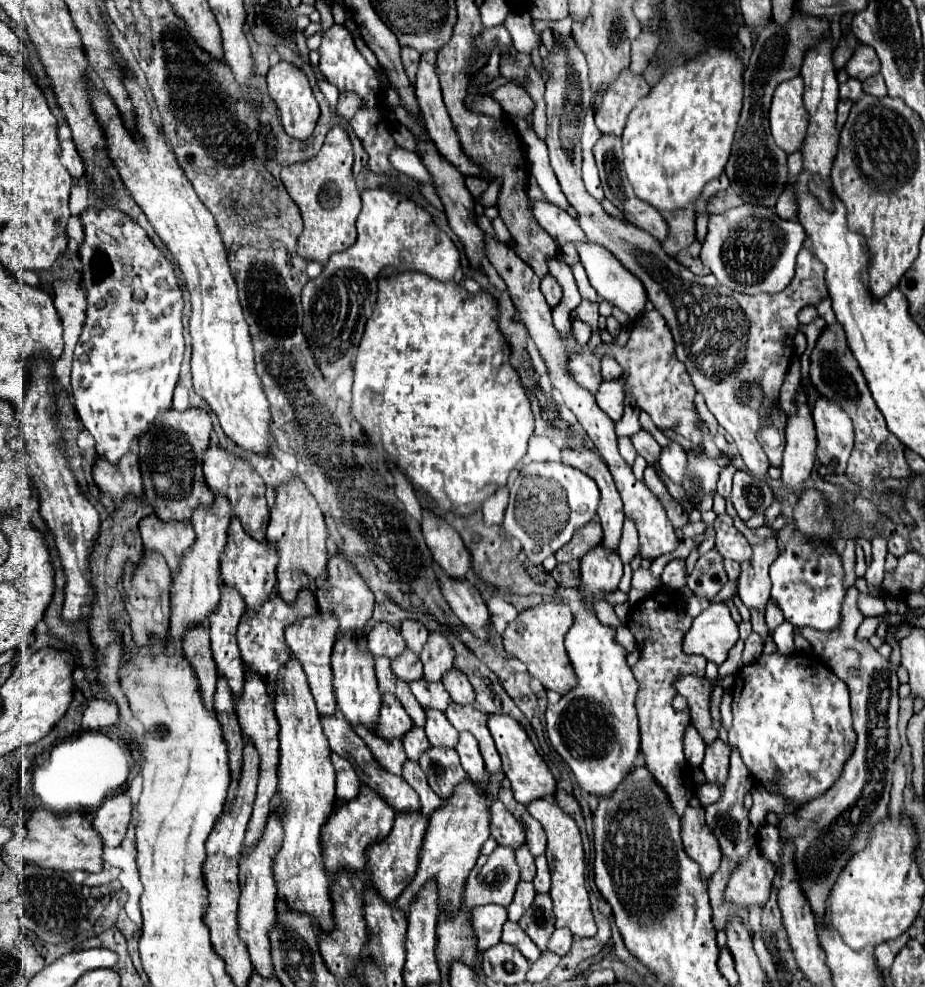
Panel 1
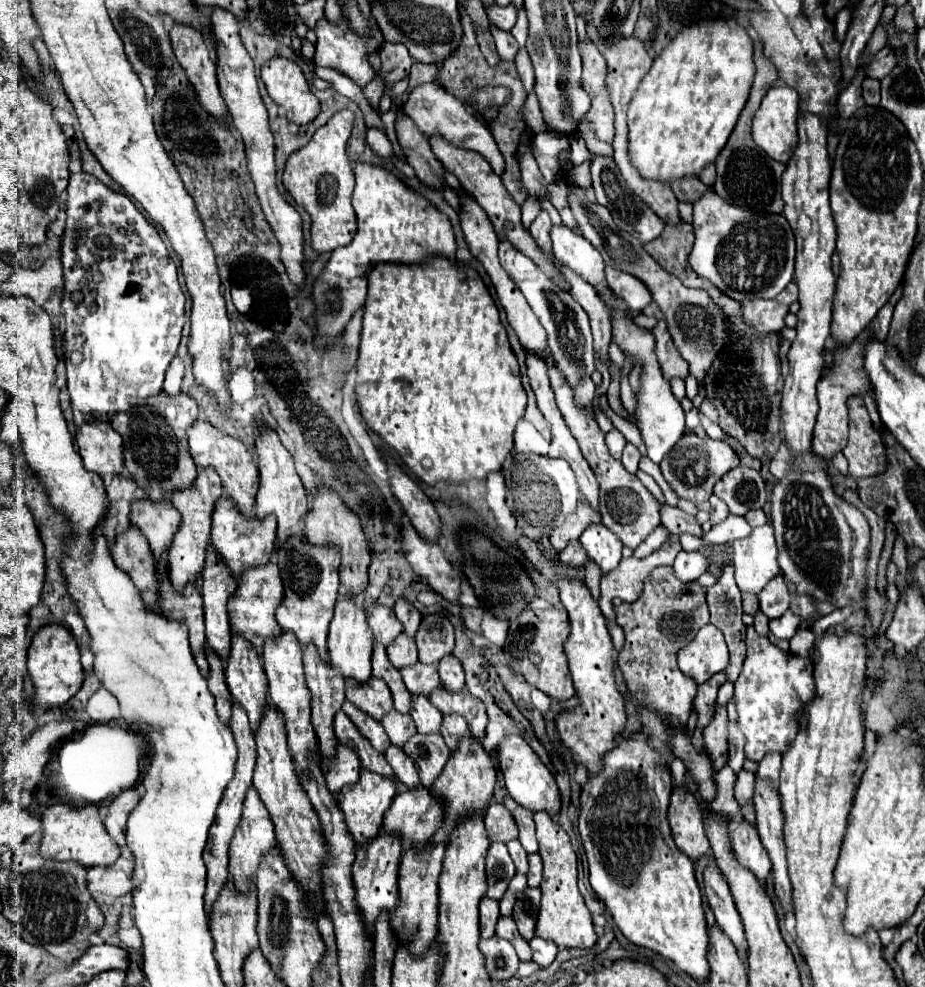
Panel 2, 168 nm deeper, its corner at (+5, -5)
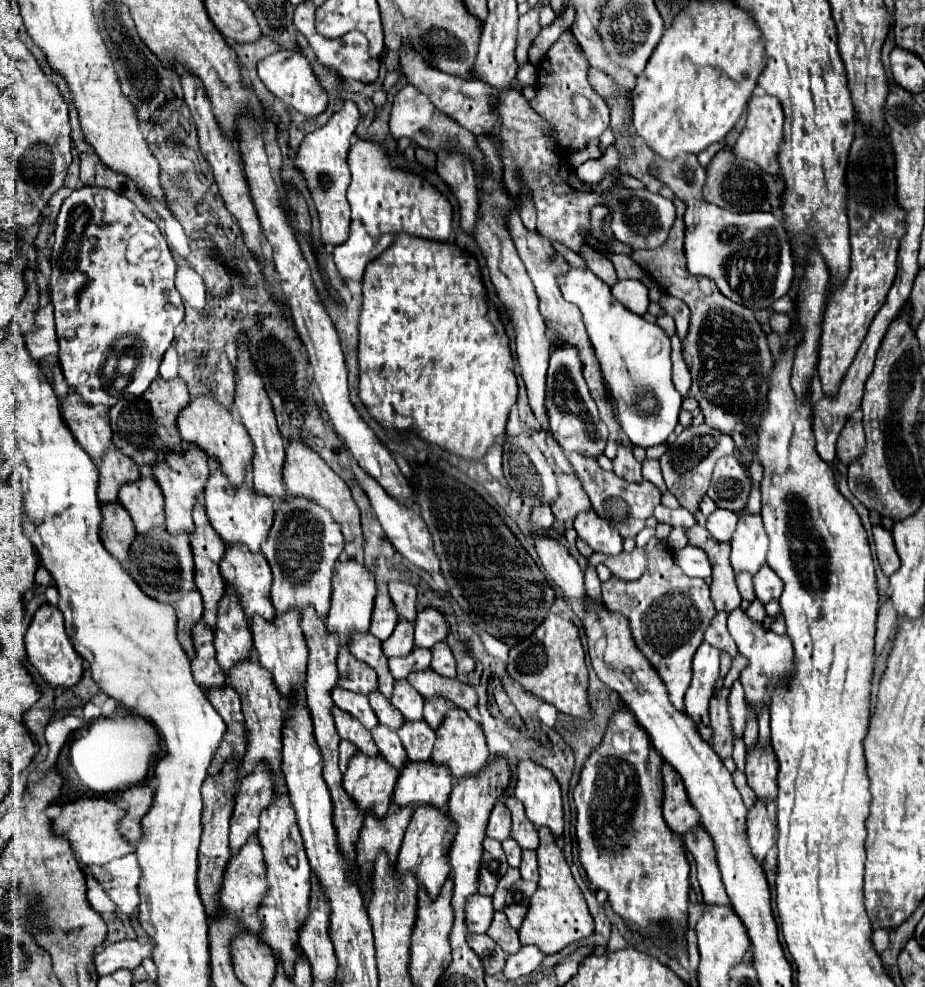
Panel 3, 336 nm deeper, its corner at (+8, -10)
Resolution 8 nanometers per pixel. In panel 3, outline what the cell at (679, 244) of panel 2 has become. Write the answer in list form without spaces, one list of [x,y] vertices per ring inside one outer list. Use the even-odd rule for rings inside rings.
[[[674,199],[676,221],[670,229],[668,241],[658,249],[640,249],[632,253],[632,259],[650,273],[666,295],[678,297],[690,309],[688,335],[682,341],[682,355],[692,373],[692,387],[686,397],[694,397],[706,423],[722,433],[746,433],[756,435],[764,397],[768,395],[772,353],[766,343],[766,333],[756,321],[752,309],[738,305],[724,297],[716,285],[708,279],[698,279],[688,273],[684,257],[684,211],[686,203]]]

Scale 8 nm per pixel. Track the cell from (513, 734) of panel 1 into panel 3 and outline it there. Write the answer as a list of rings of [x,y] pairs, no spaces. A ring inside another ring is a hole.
[[[520,761],[516,797],[524,803],[526,817],[536,827],[552,829],[554,837],[564,833],[560,785],[546,767],[536,765],[534,761]]]

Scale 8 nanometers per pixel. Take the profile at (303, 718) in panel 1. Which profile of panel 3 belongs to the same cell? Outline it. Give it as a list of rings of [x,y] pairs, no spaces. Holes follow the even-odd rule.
[[[286,611],[284,615],[276,615],[276,619],[272,621],[260,619],[260,615],[256,615],[256,619],[250,621],[250,629],[252,629],[258,661],[262,663],[262,667],[266,667],[272,673],[280,695],[290,695],[292,691],[302,695],[308,649],[304,643],[304,633],[300,629],[300,615],[296,615],[296,611]]]

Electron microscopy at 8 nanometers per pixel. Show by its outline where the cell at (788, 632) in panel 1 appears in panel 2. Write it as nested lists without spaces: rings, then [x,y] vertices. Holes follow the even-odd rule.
[[[787,610],[781,618],[771,620],[771,622],[769,622],[769,628],[771,628],[771,634],[773,634],[775,638],[779,638],[779,640],[791,640],[793,634],[797,632],[799,624],[801,624],[801,622],[797,622],[795,614],[793,614],[791,610]]]

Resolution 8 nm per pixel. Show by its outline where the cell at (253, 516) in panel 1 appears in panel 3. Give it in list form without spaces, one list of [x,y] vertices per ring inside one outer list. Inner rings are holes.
[[[210,395],[194,397],[184,411],[180,411],[178,429],[184,439],[184,443],[194,441],[198,447],[202,447],[208,455],[216,455],[220,459],[224,475],[230,479],[232,485],[240,485],[246,477],[248,463],[252,461],[252,441],[248,437],[248,431],[244,431],[244,425],[234,419],[230,409],[220,405]]]

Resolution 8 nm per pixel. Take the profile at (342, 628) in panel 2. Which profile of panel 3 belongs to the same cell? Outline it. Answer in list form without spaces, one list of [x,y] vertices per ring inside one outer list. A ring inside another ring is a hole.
[[[338,559],[332,577],[332,603],[326,617],[326,625],[330,631],[340,635],[340,645],[348,645],[348,637],[352,631],[368,631],[374,597],[376,597],[376,575],[356,559]]]

